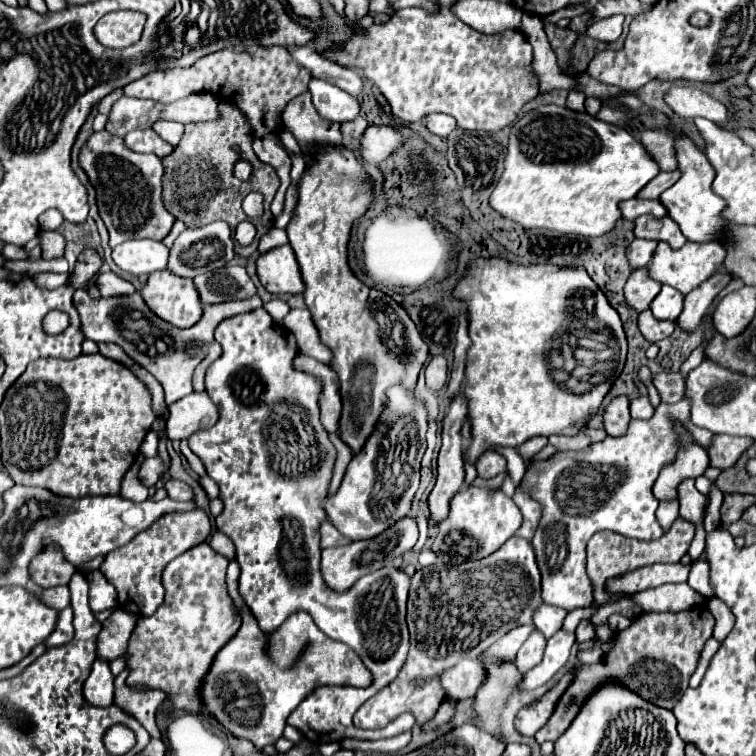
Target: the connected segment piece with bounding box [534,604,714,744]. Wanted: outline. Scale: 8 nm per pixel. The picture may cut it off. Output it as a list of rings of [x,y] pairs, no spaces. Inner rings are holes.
[[[706,604],[694,606],[684,612],[648,612],[638,616],[638,620],[634,620],[634,624],[628,630],[614,634],[616,644],[602,662],[586,664],[580,668],[580,676],[570,684],[568,692],[564,692],[548,724],[534,736],[536,742],[556,742],[566,732],[570,722],[576,718],[576,714],[580,712],[578,708],[592,694],[592,690],[596,690],[600,682],[606,680],[618,680],[632,692],[650,700],[652,704],[672,710],[676,702],[684,696],[690,676],[698,666],[700,652],[706,640],[712,636],[712,630],[714,616],[710,614]]]

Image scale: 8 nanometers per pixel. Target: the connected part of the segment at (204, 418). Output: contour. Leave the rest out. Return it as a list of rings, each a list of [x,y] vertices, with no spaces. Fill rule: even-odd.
[[[192,392],[168,406],[168,438],[186,440],[198,430],[212,428],[218,422],[218,408],[206,392]]]

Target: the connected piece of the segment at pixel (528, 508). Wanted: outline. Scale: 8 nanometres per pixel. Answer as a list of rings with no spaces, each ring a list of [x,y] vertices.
[[[516,486],[516,492],[514,492],[512,500],[516,502],[516,506],[520,508],[520,512],[524,516],[524,522],[522,522],[520,530],[516,532],[516,536],[530,542],[536,528],[538,528],[538,522],[542,518],[542,504],[538,500],[534,500],[528,492],[524,492],[522,486]]]

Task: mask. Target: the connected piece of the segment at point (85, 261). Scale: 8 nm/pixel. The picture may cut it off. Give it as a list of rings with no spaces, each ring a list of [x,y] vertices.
[[[84,250],[80,256],[78,256],[78,262],[76,262],[76,268],[74,268],[74,274],[70,276],[68,284],[72,284],[74,288],[88,288],[92,292],[92,296],[100,296],[90,284],[90,278],[94,278],[98,272],[100,272],[100,266],[102,266],[102,258],[98,256],[96,250]]]

